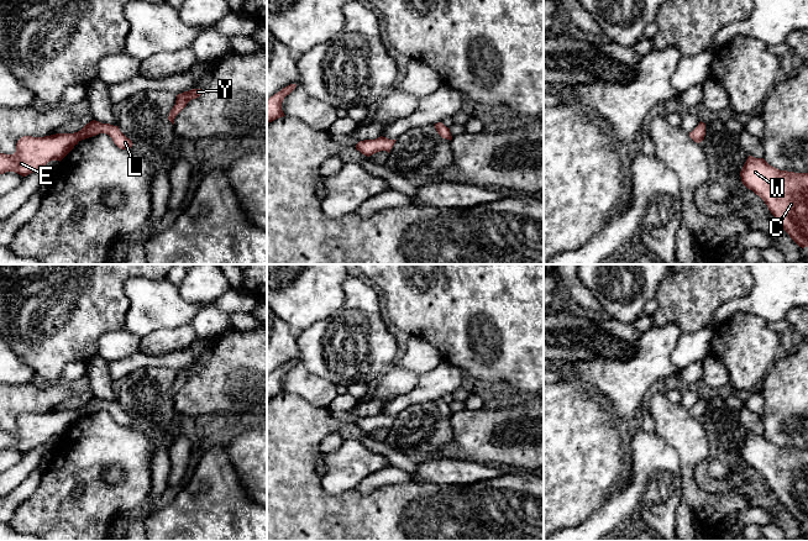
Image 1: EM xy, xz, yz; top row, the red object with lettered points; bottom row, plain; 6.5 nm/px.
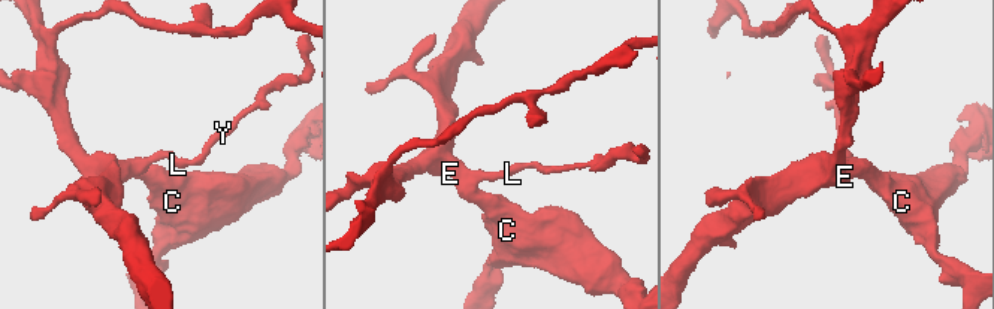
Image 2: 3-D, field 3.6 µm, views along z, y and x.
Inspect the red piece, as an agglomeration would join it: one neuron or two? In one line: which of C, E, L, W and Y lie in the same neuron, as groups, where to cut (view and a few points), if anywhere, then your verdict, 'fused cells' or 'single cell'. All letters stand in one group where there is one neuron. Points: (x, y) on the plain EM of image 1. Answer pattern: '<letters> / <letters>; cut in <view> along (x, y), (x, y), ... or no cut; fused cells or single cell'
C E L W Y; no cut; single cell

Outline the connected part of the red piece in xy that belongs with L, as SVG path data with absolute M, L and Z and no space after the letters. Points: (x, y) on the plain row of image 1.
M93 396L74 410L21 414L16 420L16 429L14 431L0 430L0 451L15 448L26 453L43 445L51 437L61 438L79 417L99 410L109 411L114 420L121 426L128 427L133 421L132 417L120 408L119 403Z

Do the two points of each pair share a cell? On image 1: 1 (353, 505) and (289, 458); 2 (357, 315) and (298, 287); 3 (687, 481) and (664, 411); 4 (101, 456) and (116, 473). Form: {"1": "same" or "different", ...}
{"1": "same", "2": "different", "3": "same", "4": "different"}

